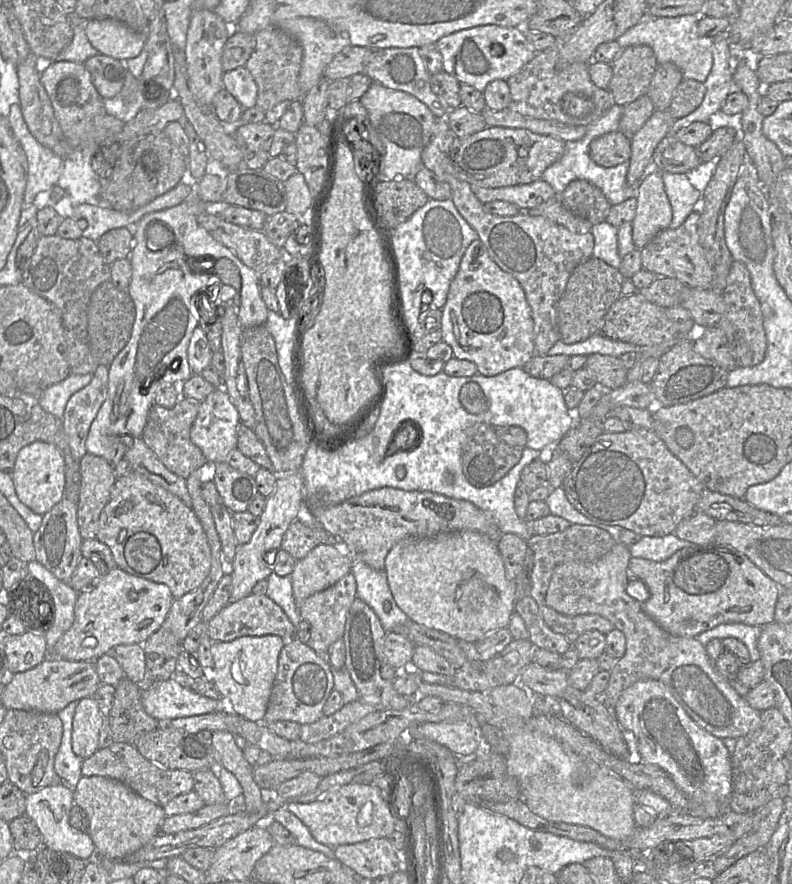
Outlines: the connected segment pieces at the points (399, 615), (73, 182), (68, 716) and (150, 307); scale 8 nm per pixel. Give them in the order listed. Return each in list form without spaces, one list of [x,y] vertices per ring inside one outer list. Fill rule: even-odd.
[[[352,557],[351,572],[357,584],[357,598],[375,612],[386,633],[408,621],[409,617],[398,607],[392,596],[385,571],[374,570],[360,558]]]
[[[85,145],[81,150],[73,150],[64,159],[64,170],[57,184],[66,191],[58,202],[51,202],[51,189],[39,192],[34,201],[38,210],[53,206],[64,219],[73,216],[74,208],[81,204],[91,204],[109,208],[108,202],[100,198],[100,180],[92,168],[92,158],[100,145]]]
[[[78,701],[70,702],[57,714],[63,725],[62,739],[54,760],[54,769],[63,783],[74,789],[82,777],[83,758],[72,749],[72,722]]]
[[[193,190],[190,194],[190,196],[188,196],[183,202],[181,202],[180,204],[170,207],[170,208],[166,208],[163,210],[159,210],[159,211],[154,211],[148,214],[145,214],[133,227],[133,248],[130,254],[130,261],[131,261],[131,265],[132,265],[132,277],[131,277],[131,281],[130,284],[127,288],[130,296],[132,297],[133,301],[134,301],[134,305],[136,307],[136,312],[135,312],[135,319],[134,319],[134,326],[133,326],[133,331],[132,331],[132,335],[130,340],[128,341],[127,345],[125,346],[124,349],[122,349],[117,356],[114,358],[114,360],[112,361],[112,363],[107,366],[108,367],[108,395],[106,400],[103,402],[103,404],[101,405],[95,419],[93,420],[90,429],[89,429],[89,433],[88,433],[88,437],[86,439],[86,450],[87,453],[99,456],[104,458],[106,461],[108,461],[113,467],[124,458],[124,455],[127,451],[127,446],[122,442],[122,436],[124,435],[130,435],[133,438],[138,438],[138,437],[142,437],[142,433],[143,433],[143,429],[146,425],[147,422],[147,418],[149,415],[149,412],[152,408],[154,404],[154,398],[155,395],[157,393],[157,391],[162,387],[162,386],[167,386],[169,384],[181,384],[183,382],[185,382],[186,380],[188,380],[192,375],[193,372],[190,368],[190,365],[188,363],[188,357],[187,357],[187,352],[188,352],[188,347],[189,347],[189,343],[190,343],[190,339],[191,336],[193,334],[193,331],[196,327],[199,326],[198,322],[199,319],[201,318],[201,301],[202,298],[208,298],[211,303],[205,302],[205,305],[207,305],[208,303],[210,305],[212,305],[215,309],[218,309],[218,311],[223,311],[222,303],[230,303],[233,298],[235,297],[236,293],[238,292],[238,289],[232,287],[232,286],[228,286],[225,285],[224,283],[219,283],[220,278],[213,274],[212,272],[214,272],[214,266],[212,265],[212,263],[209,262],[205,262],[205,261],[209,261],[209,259],[203,259],[200,258],[199,256],[197,256],[197,254],[206,254],[209,255],[211,257],[213,257],[213,261],[216,261],[220,258],[227,258],[230,261],[232,261],[236,267],[239,270],[240,273],[240,278],[241,278],[241,286],[240,286],[240,290],[239,290],[239,294],[240,294],[240,300],[239,300],[239,306],[237,309],[237,314],[238,314],[238,322],[241,325],[242,328],[248,328],[248,327],[254,327],[254,326],[258,326],[258,325],[265,325],[267,318],[268,318],[268,311],[269,309],[267,308],[265,302],[262,299],[261,296],[261,284],[260,284],[260,275],[259,273],[257,273],[256,271],[254,271],[252,268],[249,268],[248,266],[246,266],[235,254],[232,250],[230,250],[229,248],[227,248],[226,246],[224,246],[223,244],[221,244],[220,242],[218,242],[216,239],[214,239],[212,237],[212,235],[203,227],[201,227],[198,223],[198,218],[199,216],[203,213],[203,212],[207,212],[206,211],[206,205],[209,203],[204,202],[203,200],[200,199],[200,197],[197,195],[197,193],[193,193]],[[157,221],[163,221],[165,223],[167,223],[173,230],[174,233],[174,239],[173,242],[167,246],[166,248],[159,250],[159,251],[151,251],[148,246],[147,246],[147,237],[146,237],[146,233],[147,233],[147,228],[157,222]],[[175,358],[179,358],[180,359],[180,366],[178,367],[178,369],[172,369],[171,363],[174,363],[174,359]],[[119,383],[132,383],[132,388],[131,388],[131,392],[130,392],[130,396],[131,396],[131,413],[129,416],[119,416],[119,413],[116,412],[115,409],[115,397],[116,397],[116,393],[117,393],[117,389],[119,386]]]

